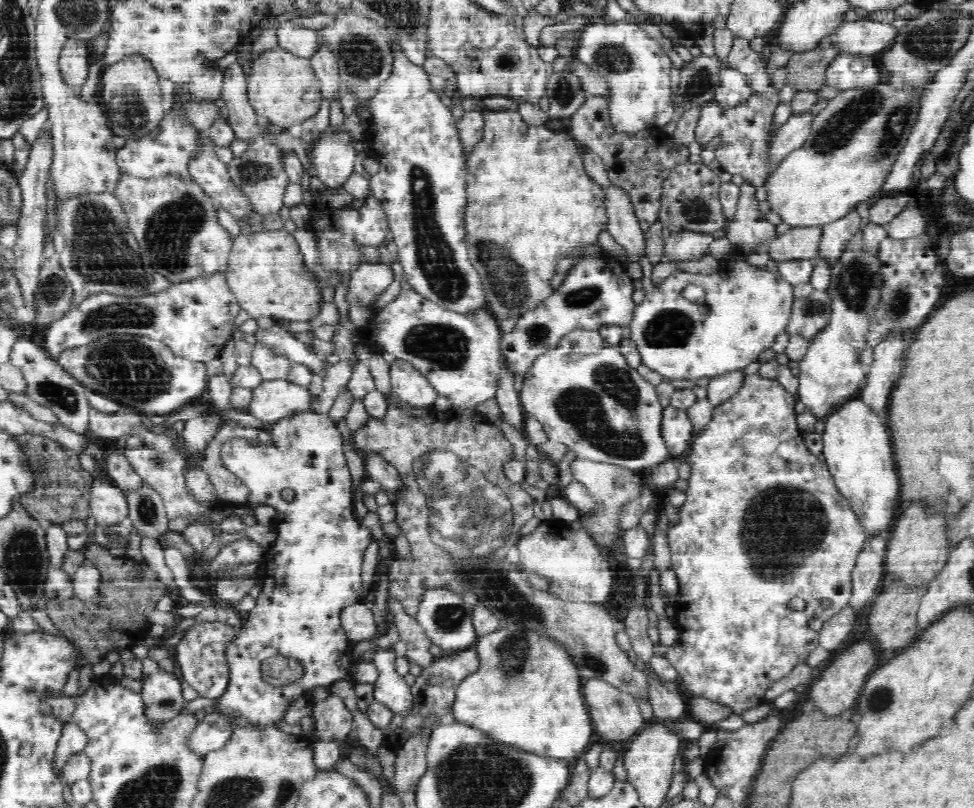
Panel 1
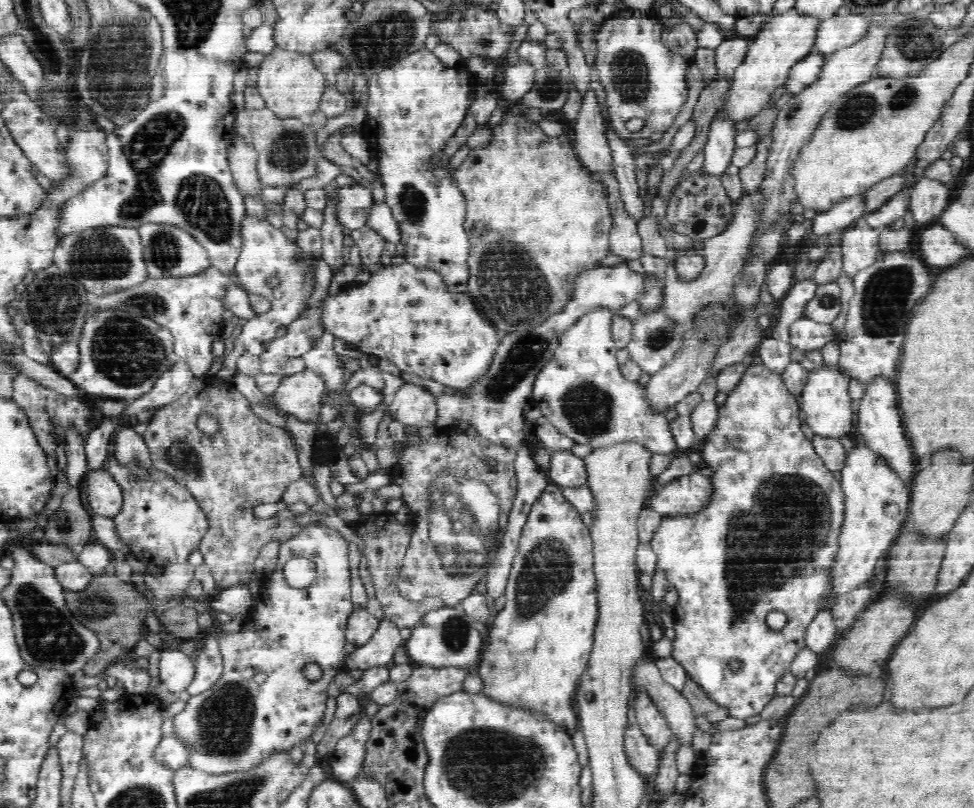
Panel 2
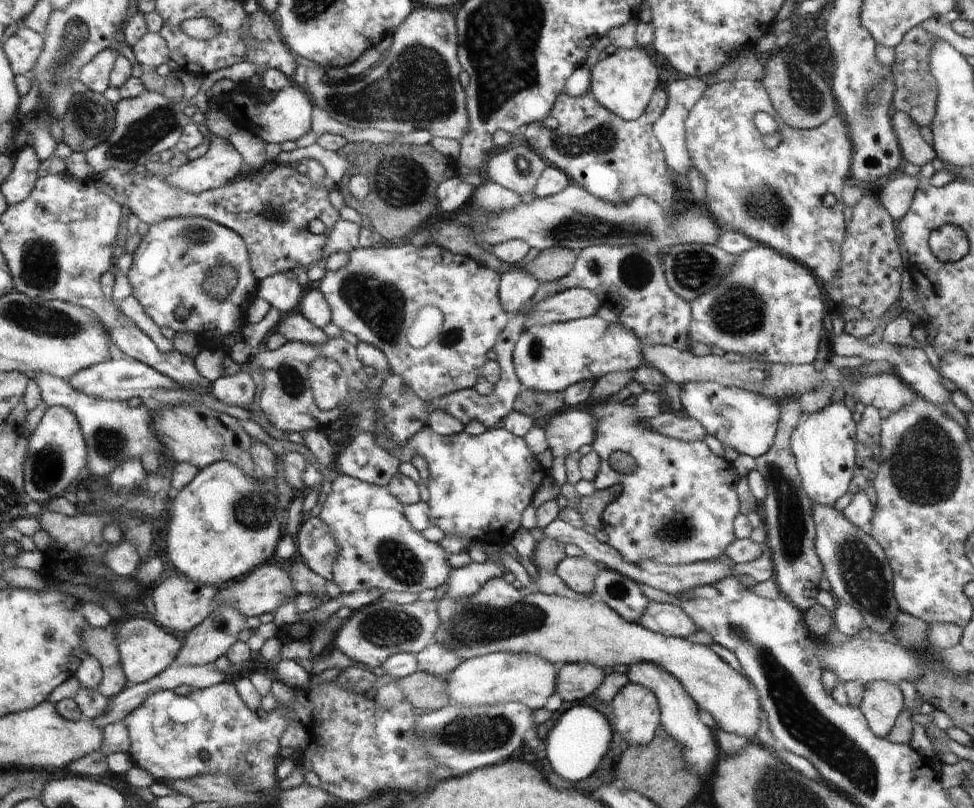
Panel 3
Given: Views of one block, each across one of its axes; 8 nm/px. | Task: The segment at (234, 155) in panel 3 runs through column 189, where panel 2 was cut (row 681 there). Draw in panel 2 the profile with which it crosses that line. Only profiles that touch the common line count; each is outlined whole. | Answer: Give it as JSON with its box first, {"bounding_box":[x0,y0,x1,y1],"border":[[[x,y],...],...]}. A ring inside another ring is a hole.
{"bounding_box":[159,645,197,694],"border":[[[167,645],[159,651],[159,676],[168,690],[179,694],[186,690],[196,672],[197,657],[184,654],[182,650],[172,650]]]}

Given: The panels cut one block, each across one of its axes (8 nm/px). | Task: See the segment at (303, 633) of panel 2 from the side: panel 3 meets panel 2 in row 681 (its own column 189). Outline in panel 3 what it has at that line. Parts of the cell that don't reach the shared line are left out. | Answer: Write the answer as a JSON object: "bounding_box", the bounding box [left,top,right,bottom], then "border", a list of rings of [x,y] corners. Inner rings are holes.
{"bounding_box":[128,216,256,350],"border":[[[198,216],[168,218],[149,226],[149,232],[140,238],[133,255],[134,268],[128,277],[133,296],[160,327],[173,328],[176,332],[195,332],[201,349],[217,350],[225,349],[226,340],[240,334],[242,326],[248,324],[246,308],[252,300],[256,278],[246,243],[231,228]],[[218,268],[230,270],[230,280],[224,282],[226,288],[220,288],[222,296],[212,296],[206,292],[206,276],[218,274]],[[234,268],[238,274],[236,286]],[[180,306],[190,310],[185,319],[176,317]]]}

